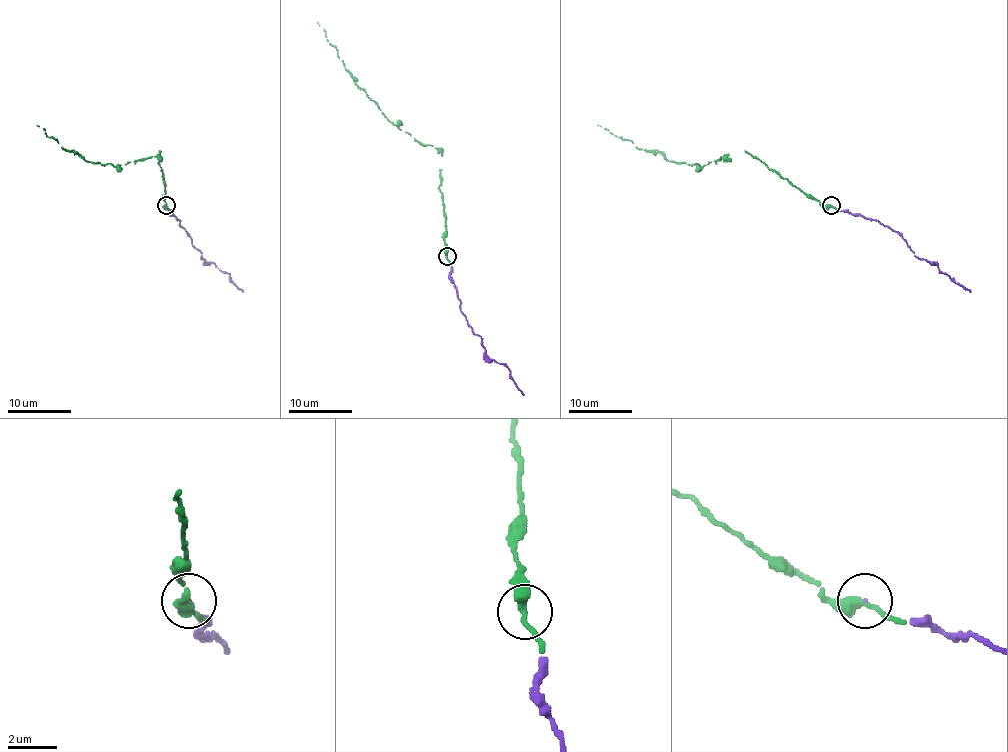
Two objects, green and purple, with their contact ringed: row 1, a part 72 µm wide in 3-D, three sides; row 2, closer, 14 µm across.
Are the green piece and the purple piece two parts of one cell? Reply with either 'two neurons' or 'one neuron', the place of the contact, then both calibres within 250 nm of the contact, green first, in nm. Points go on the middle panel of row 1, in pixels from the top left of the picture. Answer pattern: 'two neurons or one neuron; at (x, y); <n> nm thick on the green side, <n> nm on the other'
one neuron; at (447, 256); 340 nm thick on the green side, 50 nm on the other

